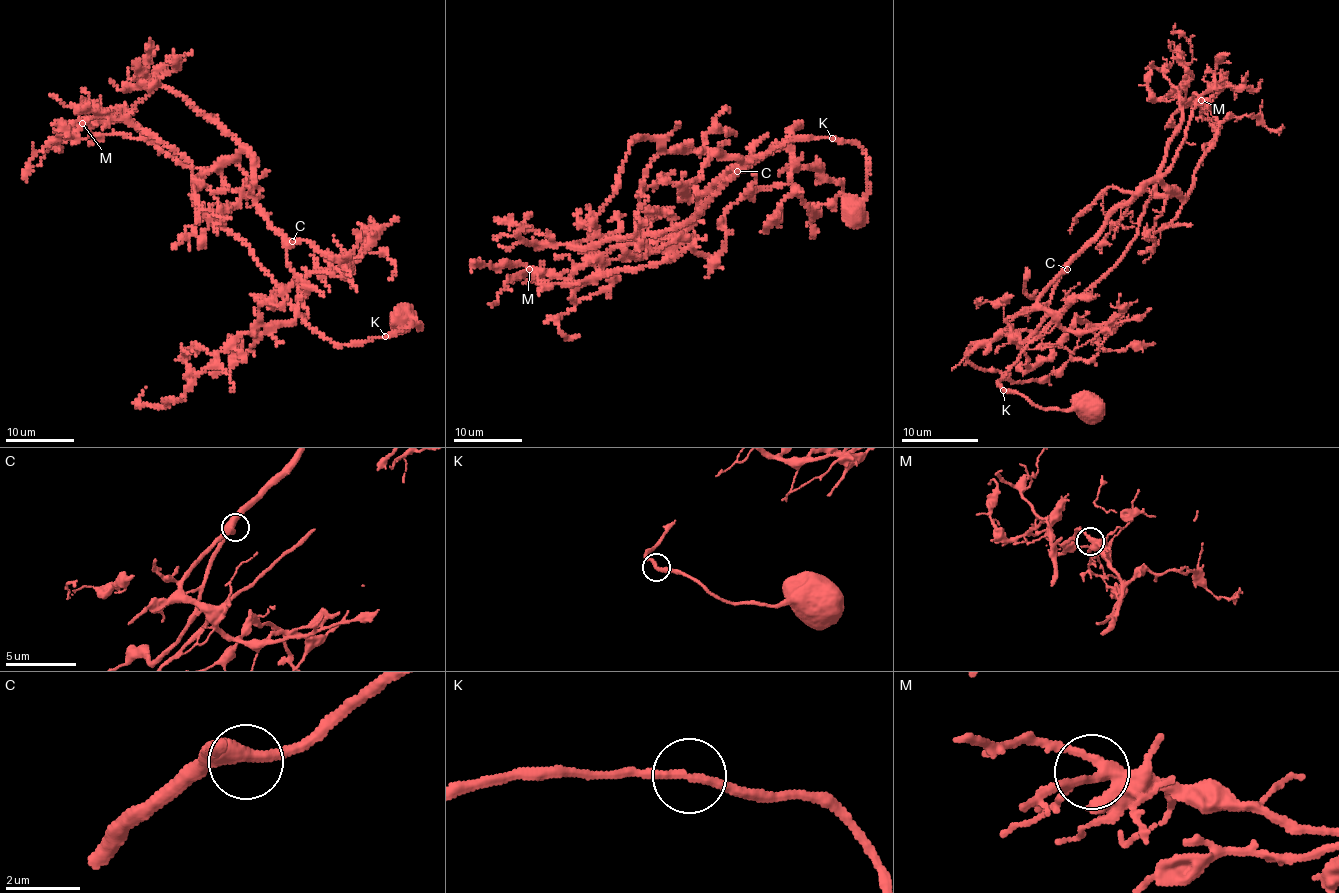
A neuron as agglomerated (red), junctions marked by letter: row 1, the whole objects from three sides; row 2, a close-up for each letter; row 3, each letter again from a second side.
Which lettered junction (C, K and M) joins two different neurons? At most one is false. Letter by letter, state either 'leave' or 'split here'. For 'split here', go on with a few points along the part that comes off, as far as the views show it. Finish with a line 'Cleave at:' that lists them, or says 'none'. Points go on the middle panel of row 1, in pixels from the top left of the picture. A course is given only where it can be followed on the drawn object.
C: leave
K: leave
M: leave
Cleave at: none

